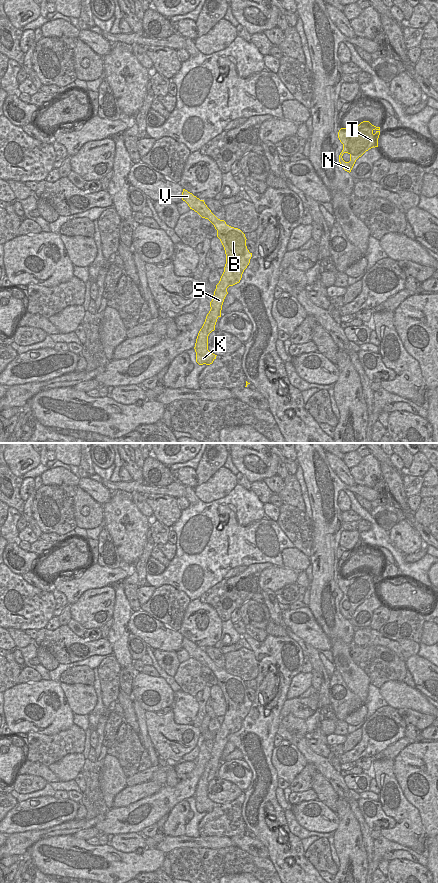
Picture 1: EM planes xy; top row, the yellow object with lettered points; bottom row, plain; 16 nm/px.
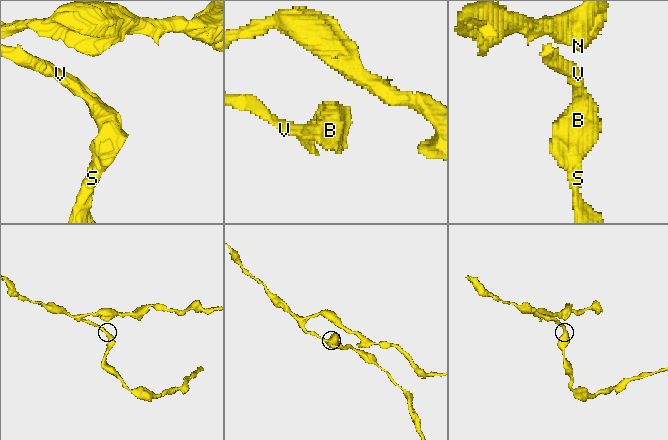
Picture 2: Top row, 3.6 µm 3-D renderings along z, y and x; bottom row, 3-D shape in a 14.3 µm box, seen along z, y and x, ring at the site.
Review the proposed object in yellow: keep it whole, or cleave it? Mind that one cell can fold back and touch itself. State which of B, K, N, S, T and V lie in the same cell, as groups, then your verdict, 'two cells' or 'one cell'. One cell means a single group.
B K N S T V | one cell

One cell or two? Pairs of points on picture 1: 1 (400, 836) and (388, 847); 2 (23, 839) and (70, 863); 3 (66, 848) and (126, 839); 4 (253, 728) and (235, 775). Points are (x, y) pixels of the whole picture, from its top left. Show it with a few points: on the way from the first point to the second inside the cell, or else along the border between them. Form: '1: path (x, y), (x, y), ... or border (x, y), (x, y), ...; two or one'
1: border (381, 835), (409, 847), (415, 852); two
2: border (56, 835), (39, 839), (26, 849); two
3: border (110, 844), (117, 850), (132, 852); two
4: border (242, 759), (251, 771), (251, 781); two

